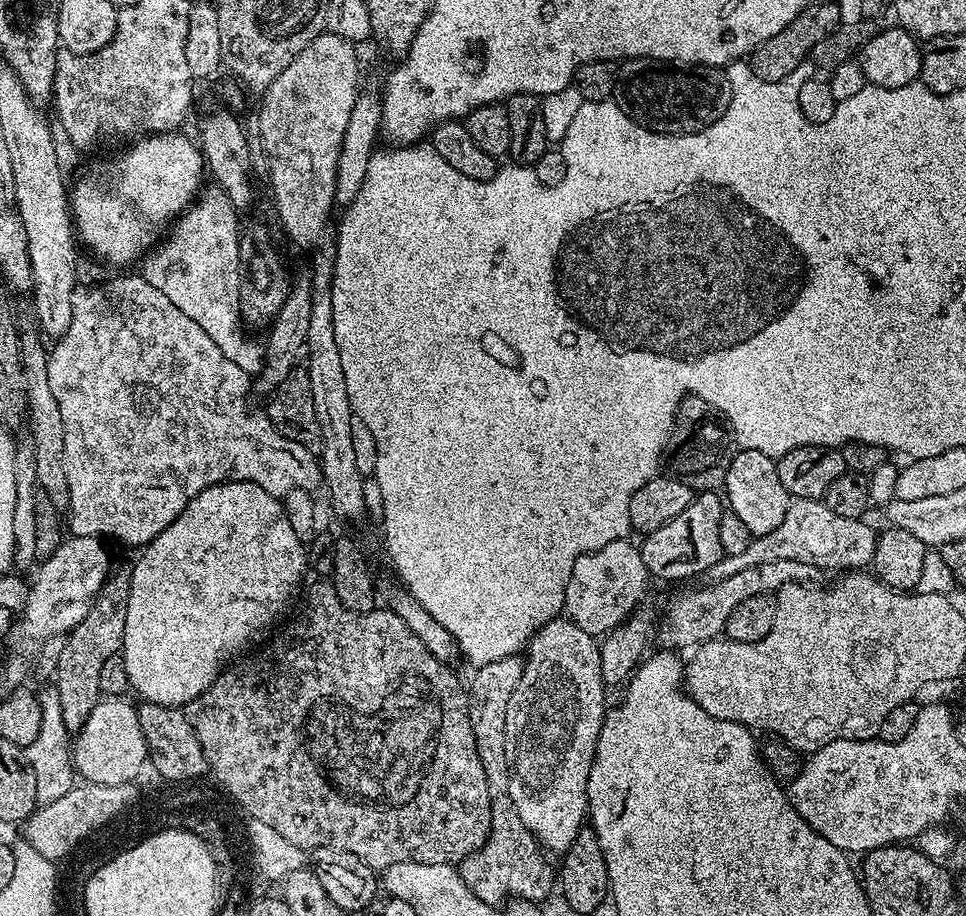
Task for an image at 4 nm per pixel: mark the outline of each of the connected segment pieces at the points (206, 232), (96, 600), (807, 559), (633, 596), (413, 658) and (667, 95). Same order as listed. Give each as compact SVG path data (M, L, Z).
M223 191L206 192L171 225L172 237L157 252L143 257L142 275L150 286L158 286L158 290L162 290L162 294L182 310L182 314L194 318L194 322L214 338L214 346L218 346L230 362L238 362L245 372L255 374L262 363L261 345L244 340L243 334L236 332L242 328L242 236L236 233L236 216L228 205L229 197Z
M113 567L98 594L92 599L90 610L86 610L86 618L82 618L82 622L78 622L78 626L74 626L72 631L63 637L64 645L56 656L54 687L58 690L58 702L62 704L64 728L70 734L80 731L86 718L90 718L90 710L94 710L94 706L102 699L98 686L102 662L123 649L131 581L131 567Z
M793 499L782 518L782 523L769 534L753 537L749 546L741 554L722 556L708 573L711 581L733 577L740 570L762 562L789 559L810 565L813 569L844 568L840 570L858 570L871 563L874 546L877 545L878 532L865 519L845 518L835 514L822 500Z
M631 539L615 540L602 546L602 550L588 552L574 562L570 582L566 582L564 612L567 619L586 630L586 634L603 637L641 607L640 599L648 588L650 577L639 547L632 543Z
M324 578L317 581L317 584L309 583L308 593L307 588L303 593L304 609L300 617L269 648L254 653L249 660L236 662L241 664L225 667L203 694L186 705L188 721L194 734L198 734L198 742L208 764L215 765L220 780L243 801L246 808L295 846L305 850L332 848L349 852L373 870L383 870L398 862L455 865L465 856L471 856L477 848L483 848L492 829L490 786L486 782L486 770L482 770L482 760L478 758L474 730L470 730L465 685L460 685L459 678L448 669L445 661L434 658L434 654L426 650L418 634L414 634L414 630L410 630L410 626L406 626L406 622L402 622L391 608L377 606L369 612L346 610L332 583Z
M633 59L625 72L621 71L616 78L614 99L626 115L643 128L651 132L662 132L665 136L689 136L695 132L704 132L730 106L730 82L724 68L708 68L704 64L685 66L663 60Z

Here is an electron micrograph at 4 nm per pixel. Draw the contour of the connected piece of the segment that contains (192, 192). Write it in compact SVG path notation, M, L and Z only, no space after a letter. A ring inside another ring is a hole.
M180 135L137 139L105 170L104 180L100 176L84 176L76 189L71 189L70 211L78 225L79 239L83 247L85 244L92 248L98 259L108 264L134 263L144 246L144 224L154 228L163 220L171 221L197 199L200 179L206 176L206 161L203 151ZM119 173L120 184L114 180Z

